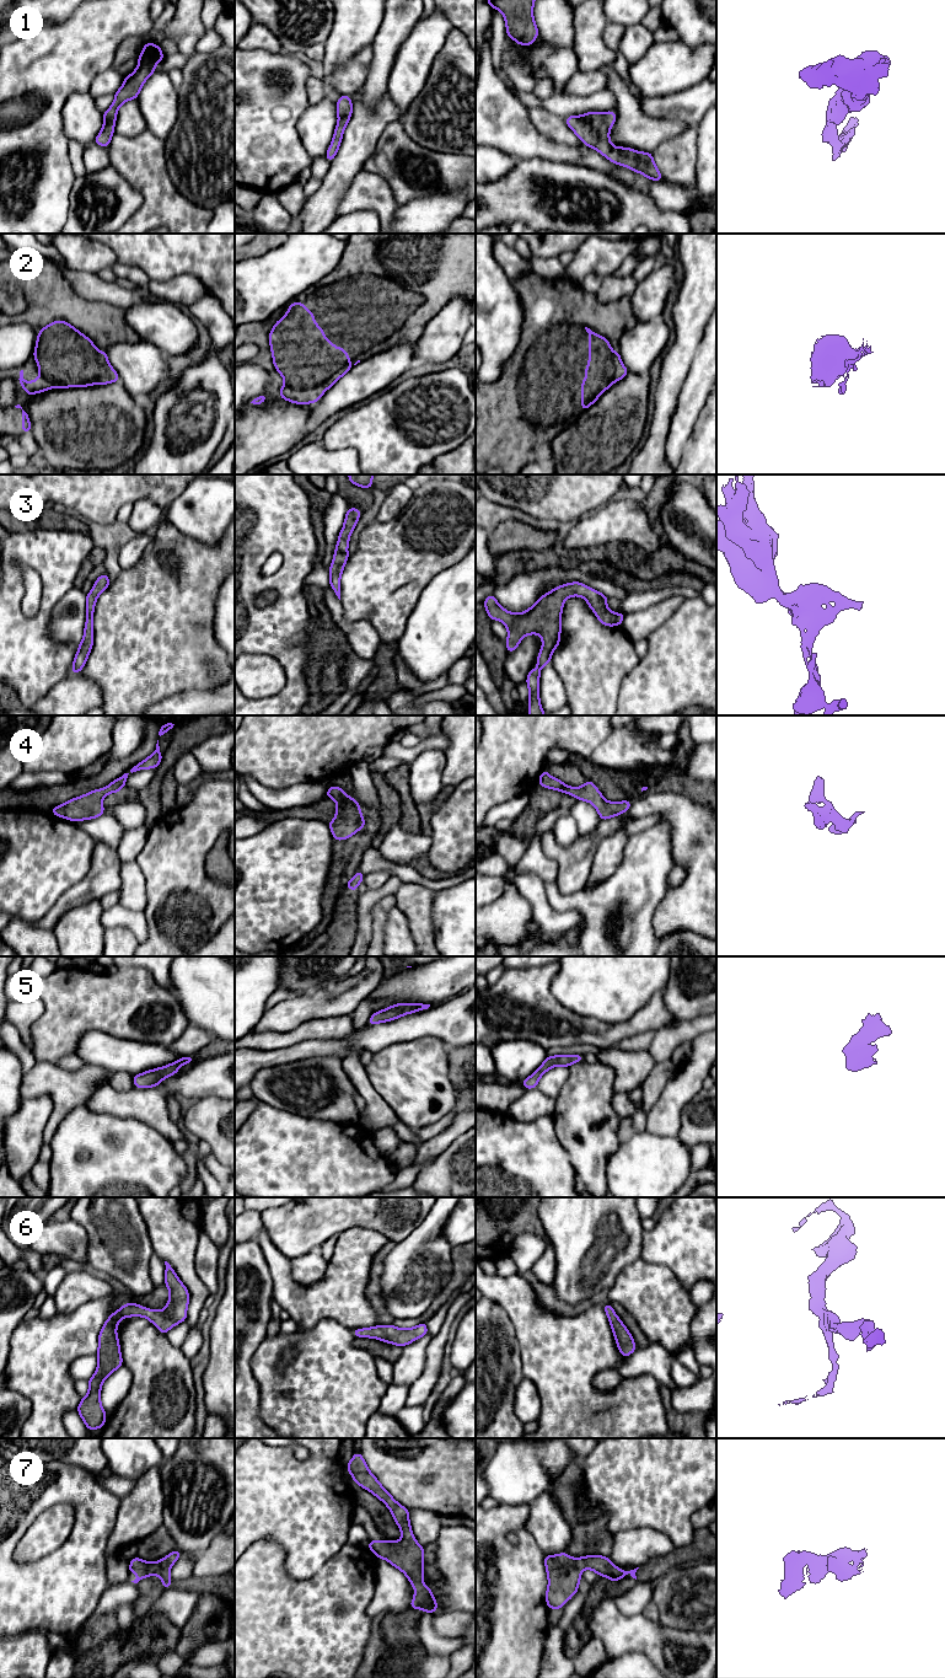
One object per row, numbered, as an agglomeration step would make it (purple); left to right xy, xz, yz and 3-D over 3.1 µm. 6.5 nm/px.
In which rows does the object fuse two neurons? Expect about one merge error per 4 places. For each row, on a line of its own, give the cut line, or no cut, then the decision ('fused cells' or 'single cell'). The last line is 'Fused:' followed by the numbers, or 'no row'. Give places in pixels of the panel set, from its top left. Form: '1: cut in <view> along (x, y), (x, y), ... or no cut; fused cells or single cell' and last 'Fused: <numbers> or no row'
1: no cut; single cell
2: no cut; single cell
3: no cut; single cell
4: no cut; single cell
5: no cut; single cell
6: no cut; single cell
7: no cut; single cell
Fused: no row

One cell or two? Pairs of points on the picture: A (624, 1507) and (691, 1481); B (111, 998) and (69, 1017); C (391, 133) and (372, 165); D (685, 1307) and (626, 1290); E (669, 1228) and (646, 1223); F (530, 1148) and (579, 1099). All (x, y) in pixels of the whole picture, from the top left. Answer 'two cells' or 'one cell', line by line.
A: one cell
B: one cell
C: one cell
D: one cell
E: two cells
F: two cells

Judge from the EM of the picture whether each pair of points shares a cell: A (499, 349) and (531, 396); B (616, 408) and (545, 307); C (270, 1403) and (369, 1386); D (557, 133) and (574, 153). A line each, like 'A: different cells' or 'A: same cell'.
A: different cells
B: different cells
C: same cell
D: different cells

